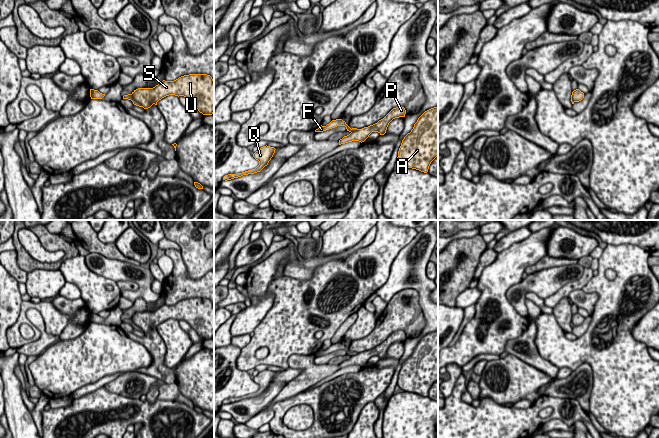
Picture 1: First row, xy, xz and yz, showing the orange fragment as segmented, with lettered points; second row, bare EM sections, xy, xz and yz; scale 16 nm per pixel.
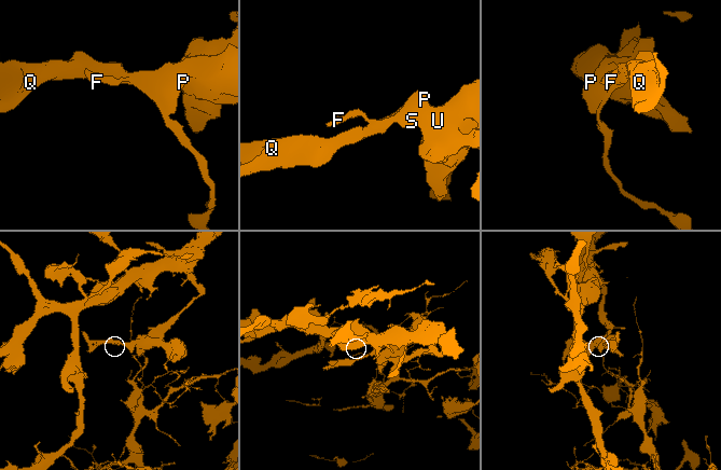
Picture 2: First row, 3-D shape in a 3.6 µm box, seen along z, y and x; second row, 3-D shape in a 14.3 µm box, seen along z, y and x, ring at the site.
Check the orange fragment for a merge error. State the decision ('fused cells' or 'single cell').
fused cells

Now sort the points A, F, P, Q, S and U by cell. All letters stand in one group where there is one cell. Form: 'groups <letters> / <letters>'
groups A P Q S U / F

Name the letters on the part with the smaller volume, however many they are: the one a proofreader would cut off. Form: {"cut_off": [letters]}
{"cut_off": ["F"]}

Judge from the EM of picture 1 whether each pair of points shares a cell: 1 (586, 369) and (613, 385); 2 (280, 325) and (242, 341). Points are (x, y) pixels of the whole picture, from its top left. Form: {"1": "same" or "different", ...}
{"1": "different", "2": "different"}

